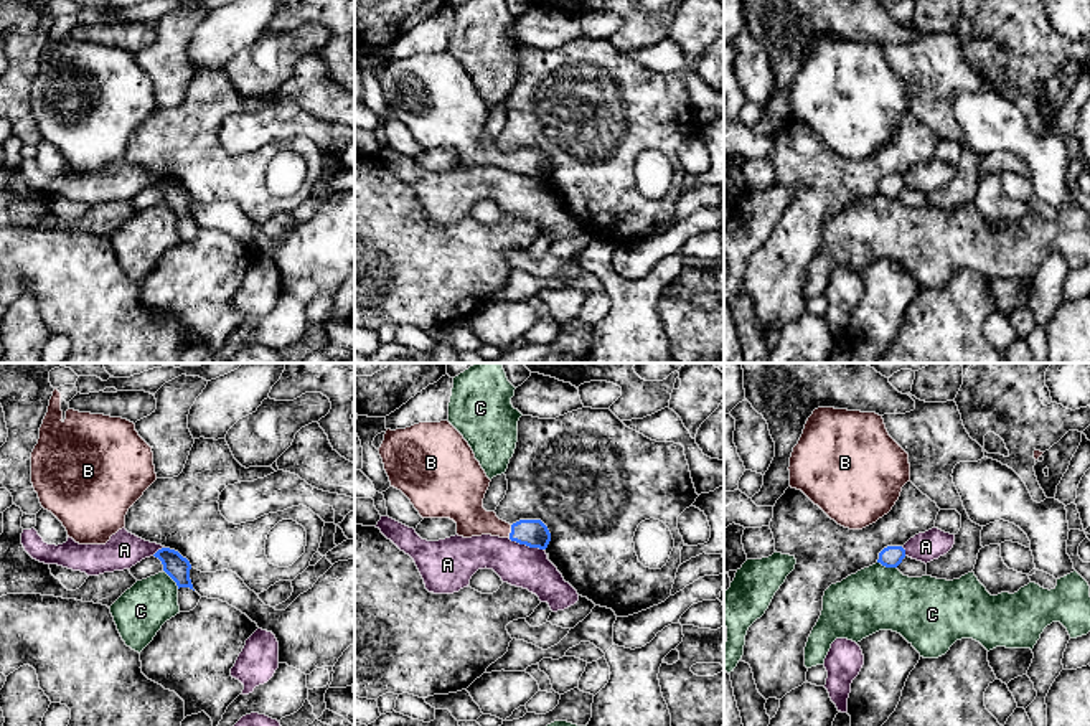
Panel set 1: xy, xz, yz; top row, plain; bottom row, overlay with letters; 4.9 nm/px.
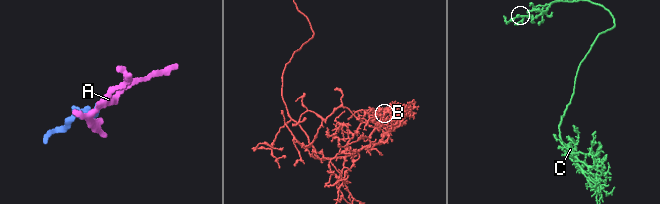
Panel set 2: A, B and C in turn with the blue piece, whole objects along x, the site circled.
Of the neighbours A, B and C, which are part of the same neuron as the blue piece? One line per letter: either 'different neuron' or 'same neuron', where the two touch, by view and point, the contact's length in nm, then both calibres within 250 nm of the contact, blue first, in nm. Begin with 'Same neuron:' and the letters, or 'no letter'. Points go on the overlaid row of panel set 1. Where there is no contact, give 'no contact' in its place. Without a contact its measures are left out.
Same neuron: B
A: different neuron | xz (526, 545) | 190 nm | 140/200 nm
B: same neuron | xz (512, 532) | 70 nm | 140/160 nm
C: different neuron | yz (887, 566) | 100 nm | 110/320 nm

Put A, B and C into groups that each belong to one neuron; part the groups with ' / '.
A / B / C

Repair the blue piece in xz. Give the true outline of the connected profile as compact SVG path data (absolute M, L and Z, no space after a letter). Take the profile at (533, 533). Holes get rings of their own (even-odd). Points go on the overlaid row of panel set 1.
M449 421L388 429L378 450L391 487L401 490L422 518L450 518L463 538L491 535L547 548L551 533L541 520L510 525L483 508L491 480Z

